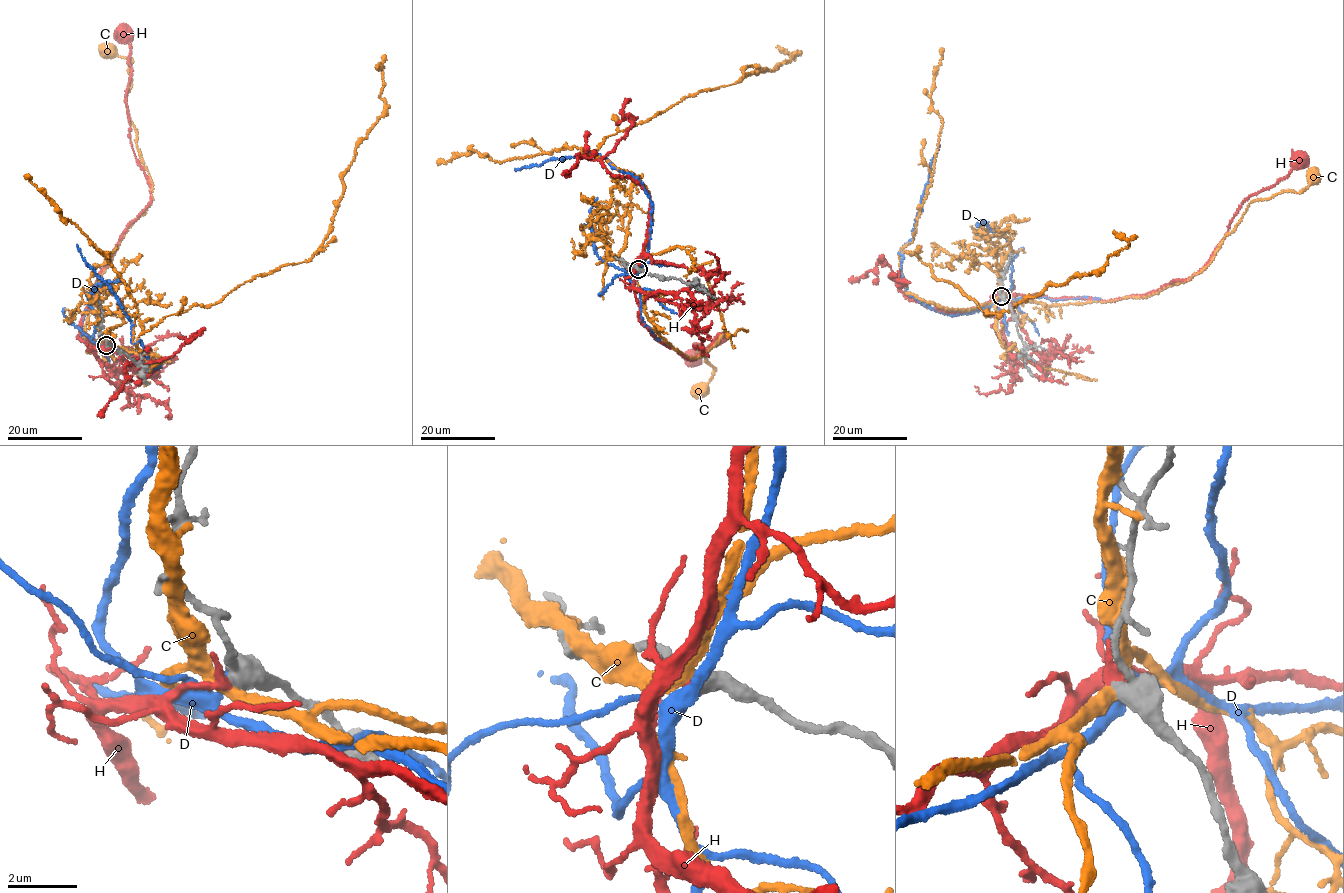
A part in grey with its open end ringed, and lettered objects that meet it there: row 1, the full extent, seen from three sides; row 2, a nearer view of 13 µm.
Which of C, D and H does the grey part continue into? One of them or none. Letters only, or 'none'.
H

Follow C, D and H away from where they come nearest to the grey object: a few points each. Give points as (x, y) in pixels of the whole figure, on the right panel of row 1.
C: (1000, 296), (1049, 305), (1145, 298), (1205, 268), (1254, 200), (1305, 190), (1314, 175)
D: (1002, 296), (990, 306), (953, 315), (931, 309), (905, 291), (899, 253), (912, 237), (939, 144)
H: (1001, 297), (1037, 295), (1110, 301), (1143, 297), (1189, 279), (1210, 259), (1246, 198), (1275, 185), (1300, 163)

